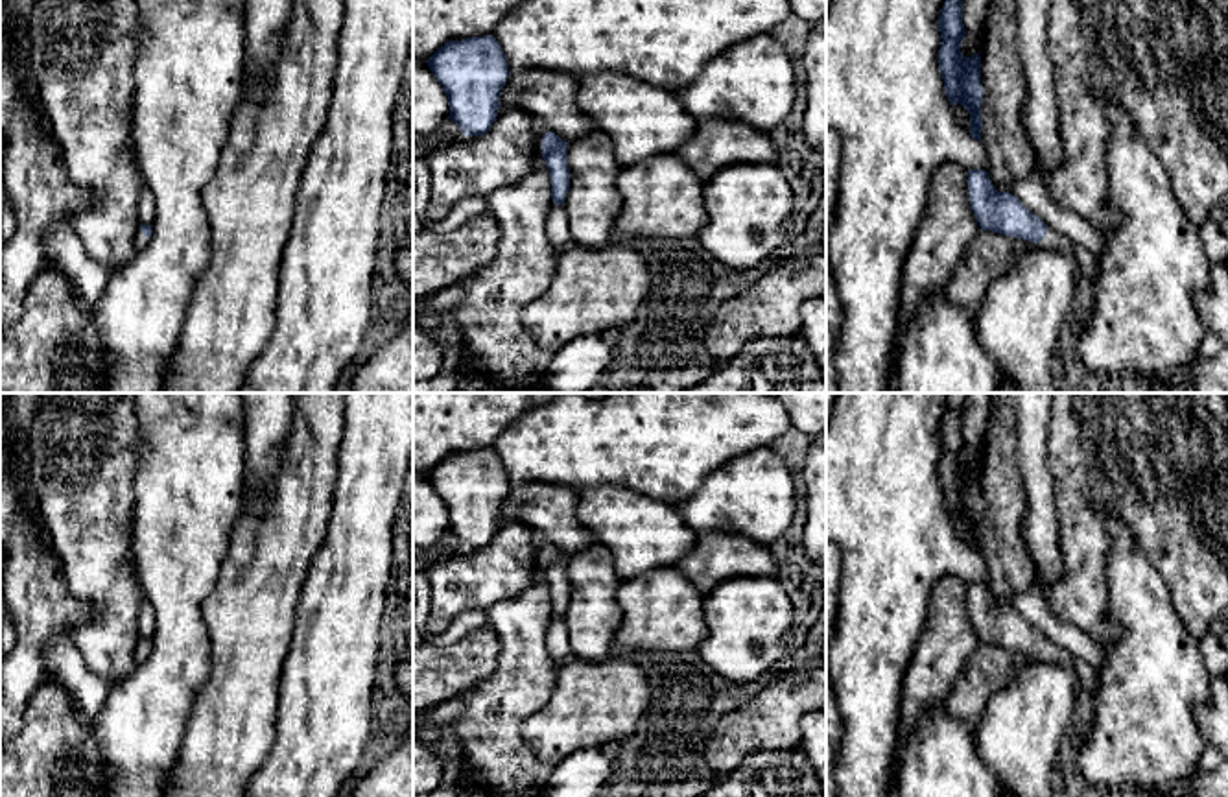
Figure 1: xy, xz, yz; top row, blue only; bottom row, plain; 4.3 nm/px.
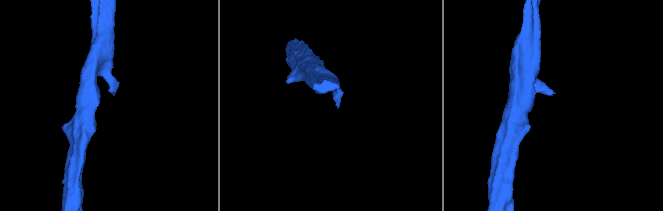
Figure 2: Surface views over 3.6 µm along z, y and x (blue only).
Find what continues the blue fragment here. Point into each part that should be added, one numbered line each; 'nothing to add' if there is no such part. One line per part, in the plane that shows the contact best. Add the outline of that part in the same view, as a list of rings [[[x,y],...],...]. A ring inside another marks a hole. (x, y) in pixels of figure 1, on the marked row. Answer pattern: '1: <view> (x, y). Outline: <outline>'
1: yz (1086, 262). Outline: [[[1051,227],[1038,245],[1069,255],[1077,262],[1077,279],[1086,279],[1092,284],[1095,282],[1099,260],[1086,247],[1073,244],[1069,238],[1053,231]]]

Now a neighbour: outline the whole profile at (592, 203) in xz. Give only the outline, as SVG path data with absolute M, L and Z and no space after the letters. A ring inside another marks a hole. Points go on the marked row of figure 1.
M592 131L568 146L570 190L564 212L573 245L605 247L623 207L618 190L621 166L612 138Z

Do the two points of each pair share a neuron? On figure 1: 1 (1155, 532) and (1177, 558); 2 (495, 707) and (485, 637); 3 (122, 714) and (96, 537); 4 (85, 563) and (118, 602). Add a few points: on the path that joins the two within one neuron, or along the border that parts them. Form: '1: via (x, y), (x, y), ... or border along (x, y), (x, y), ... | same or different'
1: via (1160, 537), (1175, 552) | same
2: border along (496, 633), (498, 666), (458, 696) | different
3: border along (139, 665), (111, 685) | different
4: via (94, 572), (113, 593) | same

